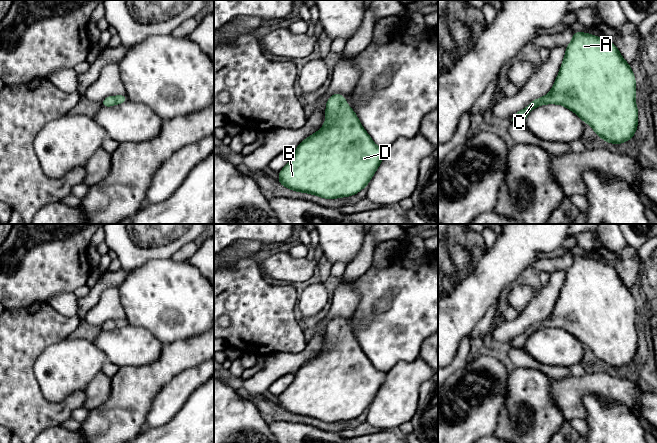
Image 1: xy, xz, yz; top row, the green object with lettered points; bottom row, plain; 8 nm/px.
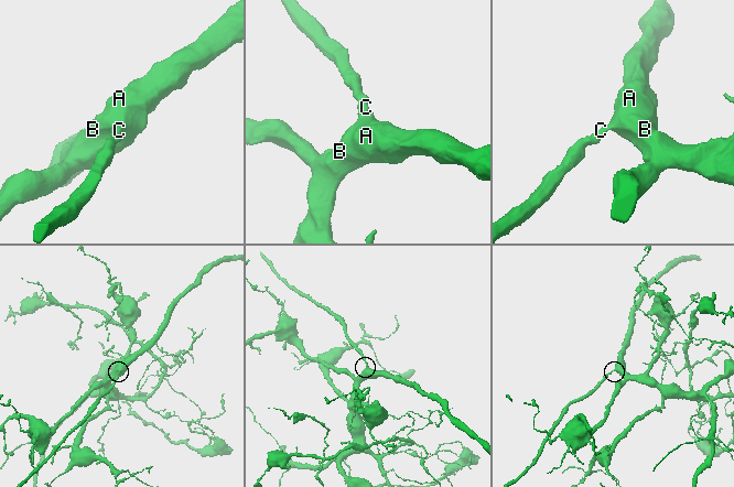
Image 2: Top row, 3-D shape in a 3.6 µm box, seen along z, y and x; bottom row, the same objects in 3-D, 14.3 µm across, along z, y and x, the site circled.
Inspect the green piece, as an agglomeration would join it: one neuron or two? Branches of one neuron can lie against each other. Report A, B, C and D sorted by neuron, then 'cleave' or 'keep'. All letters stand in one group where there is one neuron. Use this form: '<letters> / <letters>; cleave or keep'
A B C D; keep

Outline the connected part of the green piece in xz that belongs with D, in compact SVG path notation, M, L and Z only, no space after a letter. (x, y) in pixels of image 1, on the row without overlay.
M342 318L329 321L325 348L298 369L293 382L278 396L280 409L325 423L349 421L368 409L387 373L374 368L355 336L345 325Z

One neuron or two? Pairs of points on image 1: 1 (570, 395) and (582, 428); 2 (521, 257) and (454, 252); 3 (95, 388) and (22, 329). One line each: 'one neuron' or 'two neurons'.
1: two neurons
2: two neurons
3: two neurons

